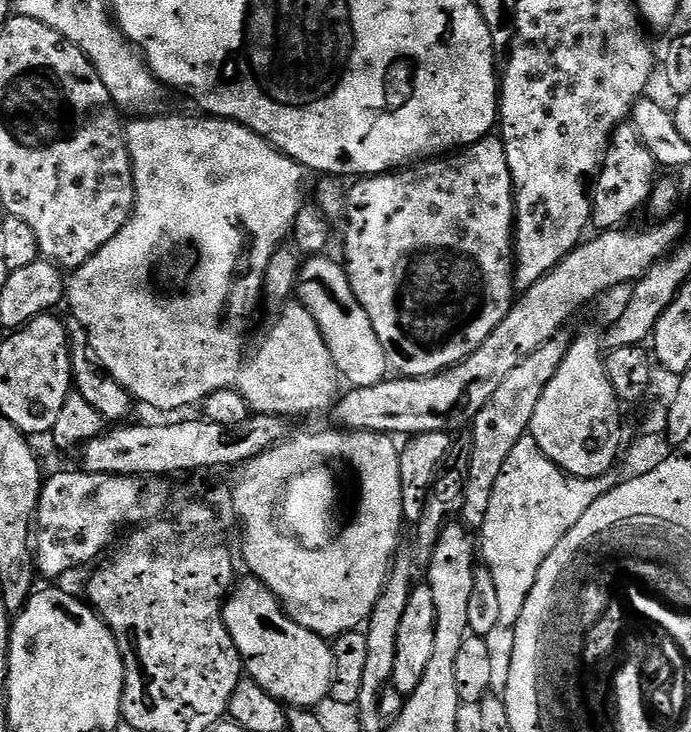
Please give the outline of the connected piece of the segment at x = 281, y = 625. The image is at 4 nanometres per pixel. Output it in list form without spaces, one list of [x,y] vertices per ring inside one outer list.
[[[245,575],[245,580],[233,587],[229,597],[224,602],[224,625],[244,662],[244,672],[266,694],[280,701],[285,706],[294,708],[315,709],[316,704],[329,699],[332,691],[332,645],[327,639],[291,620],[280,607],[280,599],[255,576]]]

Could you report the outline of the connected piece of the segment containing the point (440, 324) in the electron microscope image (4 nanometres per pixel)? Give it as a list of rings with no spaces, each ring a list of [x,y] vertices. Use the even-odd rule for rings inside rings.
[[[489,134],[482,137],[477,144],[453,151],[427,162],[417,163],[403,170],[384,172],[380,176],[365,176],[357,179],[350,188],[350,199],[346,208],[352,212],[352,221],[348,224],[348,237],[344,240],[343,263],[348,269],[350,286],[362,302],[366,314],[370,314],[370,322],[374,322],[374,330],[378,334],[378,342],[382,342],[382,350],[386,350],[388,367],[393,373],[402,376],[433,376],[453,368],[458,362],[470,358],[494,334],[498,322],[506,318],[514,303],[514,225],[516,222],[516,198],[512,187],[510,166],[506,162],[504,141],[499,135]]]

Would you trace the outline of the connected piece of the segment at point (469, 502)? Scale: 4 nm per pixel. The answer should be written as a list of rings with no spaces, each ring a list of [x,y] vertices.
[[[562,331],[546,346],[534,350],[518,370],[514,370],[494,390],[490,402],[482,406],[482,410],[476,416],[470,425],[472,432],[472,441],[470,447],[472,457],[468,467],[468,481],[466,482],[466,502],[462,513],[462,520],[469,529],[479,530],[486,522],[486,510],[490,510],[490,497],[494,495],[494,482],[498,482],[498,474],[502,474],[502,466],[506,466],[506,458],[510,458],[510,450],[518,446],[518,442],[524,436],[529,435],[532,427],[534,412],[538,410],[538,402],[542,399],[542,394],[546,386],[550,386],[550,378],[558,374],[558,366],[568,353],[570,336],[567,331]]]

